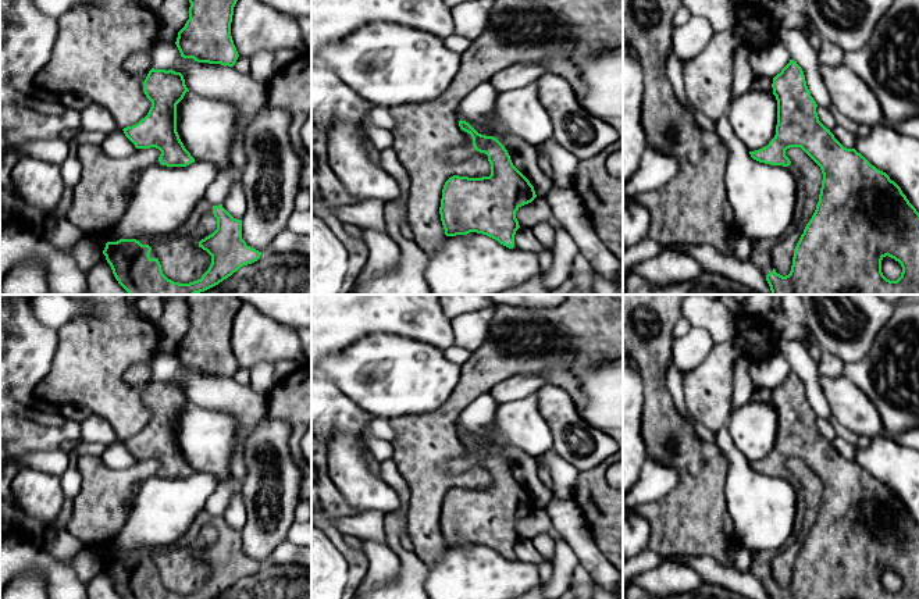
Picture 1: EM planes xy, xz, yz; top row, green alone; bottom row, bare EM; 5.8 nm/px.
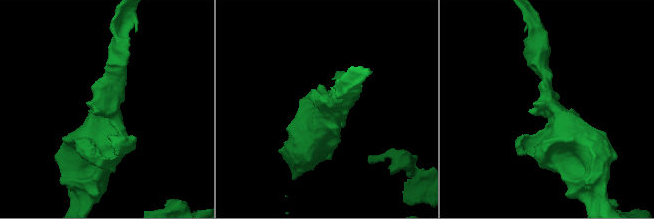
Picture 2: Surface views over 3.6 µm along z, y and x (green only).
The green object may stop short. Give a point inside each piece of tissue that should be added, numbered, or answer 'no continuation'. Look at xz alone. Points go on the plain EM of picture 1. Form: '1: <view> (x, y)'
1: xz (460, 464)

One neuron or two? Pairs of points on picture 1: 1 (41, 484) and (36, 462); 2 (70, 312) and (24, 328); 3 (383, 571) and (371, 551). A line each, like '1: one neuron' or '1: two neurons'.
1: two neurons
2: two neurons
3: one neuron

